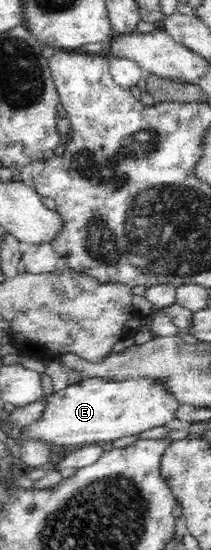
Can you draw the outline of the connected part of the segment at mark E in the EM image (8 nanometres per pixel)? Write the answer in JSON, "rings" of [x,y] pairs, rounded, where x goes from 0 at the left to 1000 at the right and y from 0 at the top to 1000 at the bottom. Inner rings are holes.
{"rings":[[[412,687],[365,695],[313,707],[256,713],[223,725],[223,744],[194,765],[156,769],[104,780],[104,795],[85,798],[147,798],[251,809],[403,809],[403,805],[488,805],[545,802],[602,791],[649,791],[763,773],[791,773],[844,755],[863,733],[806,711],[806,705],[758,689],[630,689],[630,691],[498,691],[474,687]]]}

